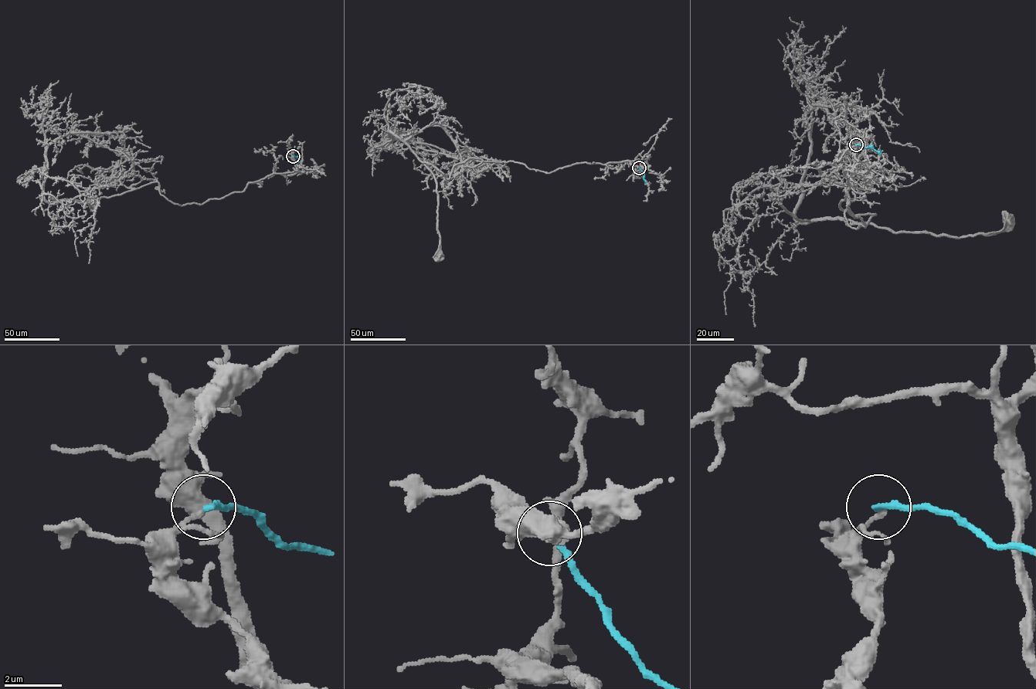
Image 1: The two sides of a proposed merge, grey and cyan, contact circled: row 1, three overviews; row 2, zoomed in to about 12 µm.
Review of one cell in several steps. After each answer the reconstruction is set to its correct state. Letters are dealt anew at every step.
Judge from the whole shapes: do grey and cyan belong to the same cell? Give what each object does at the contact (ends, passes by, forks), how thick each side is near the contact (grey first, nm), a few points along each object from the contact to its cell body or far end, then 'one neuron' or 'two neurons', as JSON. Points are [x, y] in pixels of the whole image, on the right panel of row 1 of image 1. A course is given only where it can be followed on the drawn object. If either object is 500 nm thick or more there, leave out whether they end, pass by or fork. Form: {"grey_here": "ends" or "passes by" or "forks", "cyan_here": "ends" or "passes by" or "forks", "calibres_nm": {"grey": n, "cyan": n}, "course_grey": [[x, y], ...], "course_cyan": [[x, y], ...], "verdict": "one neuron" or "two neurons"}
{"grey_here": "ends", "cyan_here": "ends", "calibres_nm": {"grey": 160, "cyan": 240}, "course_grey": [[856, 144], [853, 229], [845, 188], [843, 209], [875, 214], [847, 224], [962, 237], [1007, 219]], "course_cyan": [[856, 144], [873, 147], [878, 152], [882, 151]], "verdict": "two neurons"}

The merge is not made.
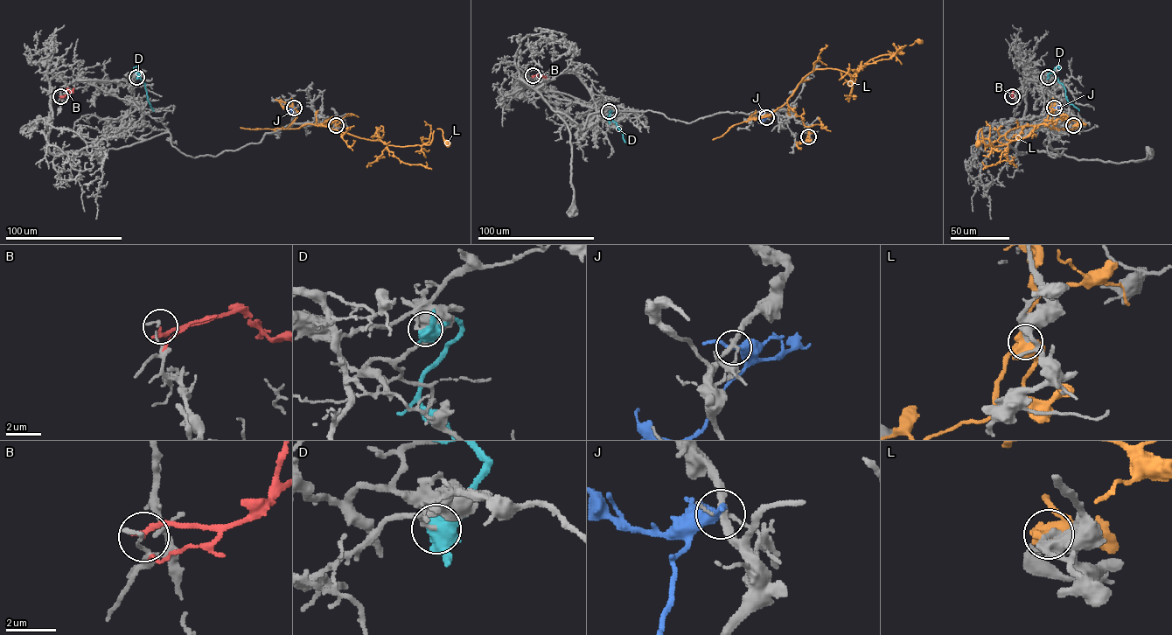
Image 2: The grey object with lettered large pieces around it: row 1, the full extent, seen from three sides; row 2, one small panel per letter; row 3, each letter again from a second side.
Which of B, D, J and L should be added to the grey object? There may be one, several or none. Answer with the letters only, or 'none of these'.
none of these

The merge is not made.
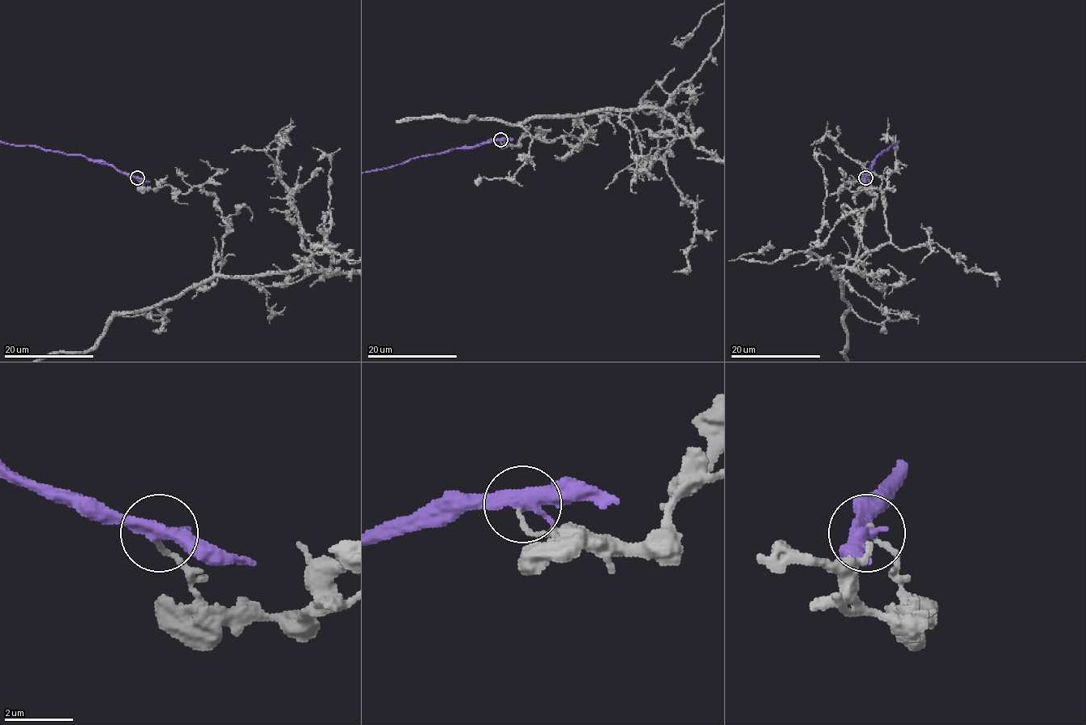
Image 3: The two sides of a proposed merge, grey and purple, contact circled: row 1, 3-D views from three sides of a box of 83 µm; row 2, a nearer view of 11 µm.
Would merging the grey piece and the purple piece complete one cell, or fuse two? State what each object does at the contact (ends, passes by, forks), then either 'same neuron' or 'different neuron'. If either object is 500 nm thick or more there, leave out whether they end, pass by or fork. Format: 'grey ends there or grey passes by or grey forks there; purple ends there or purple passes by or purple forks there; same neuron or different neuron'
grey ends there; purple passes by; different neuron

